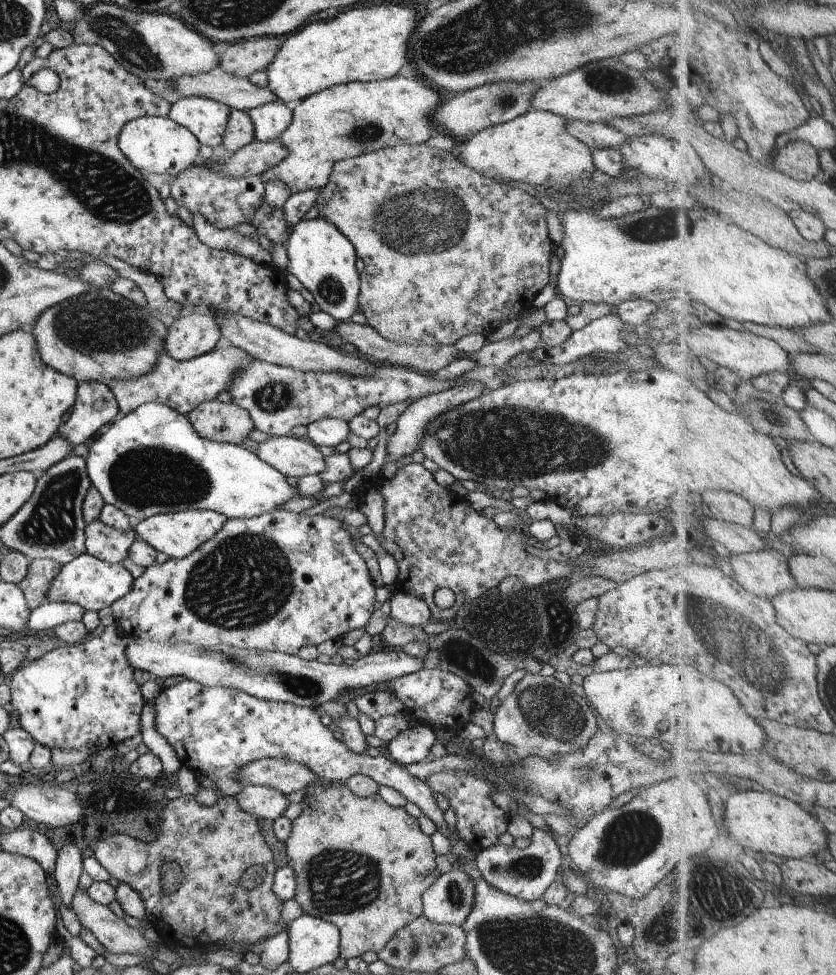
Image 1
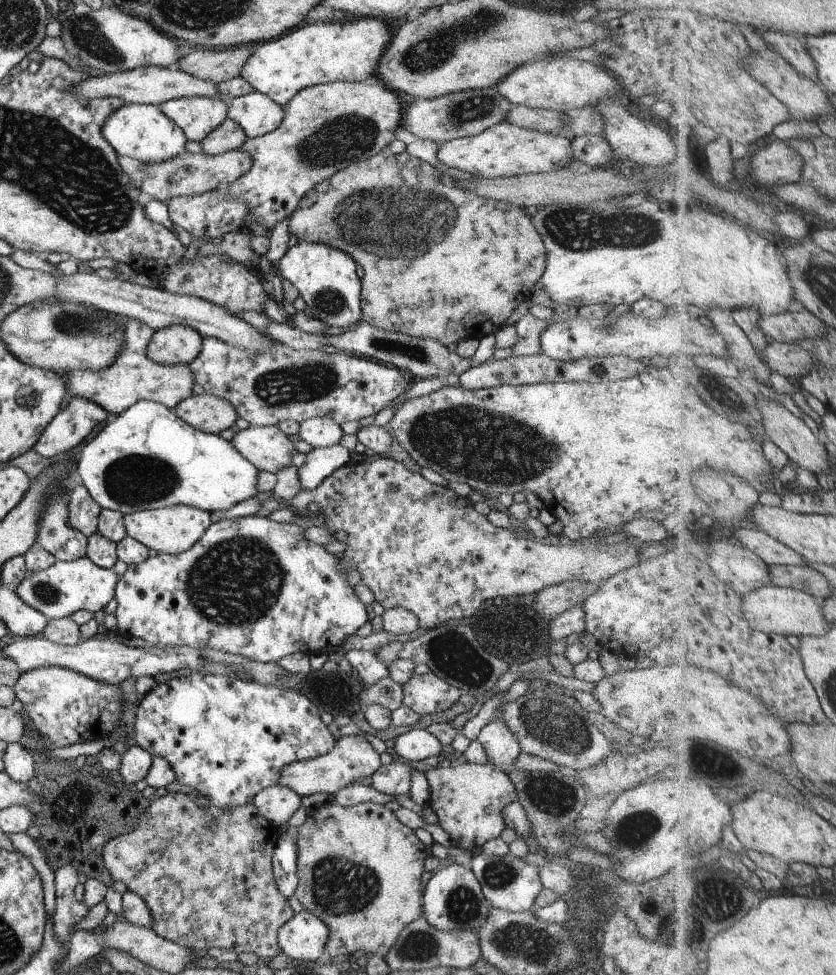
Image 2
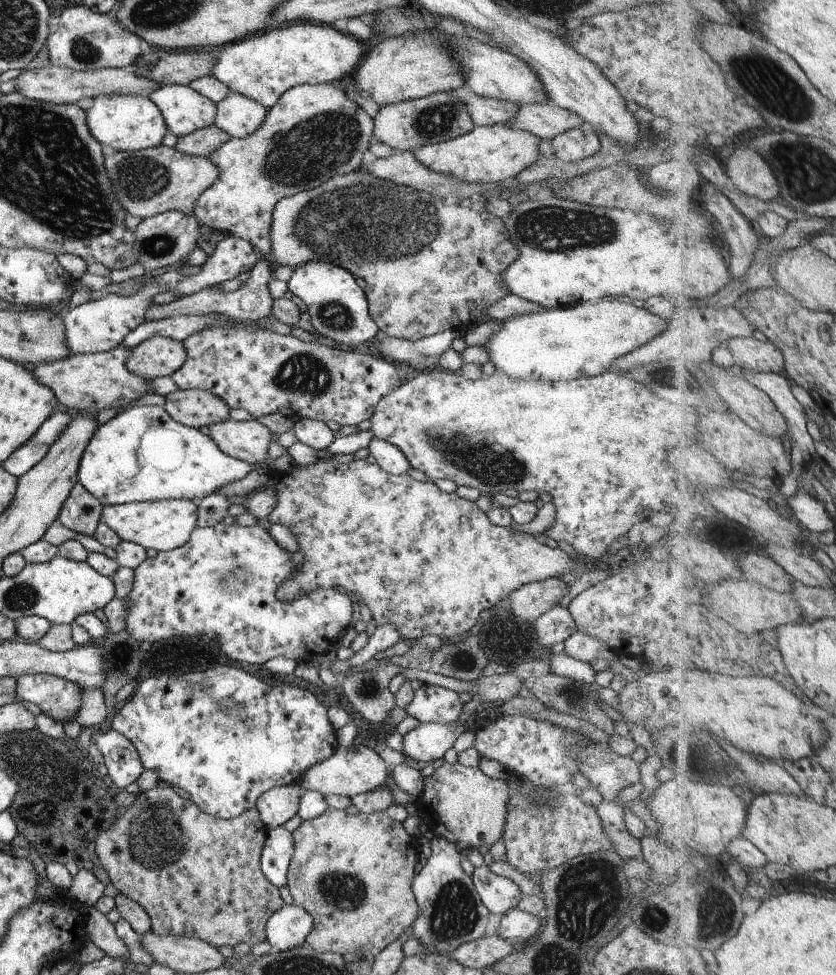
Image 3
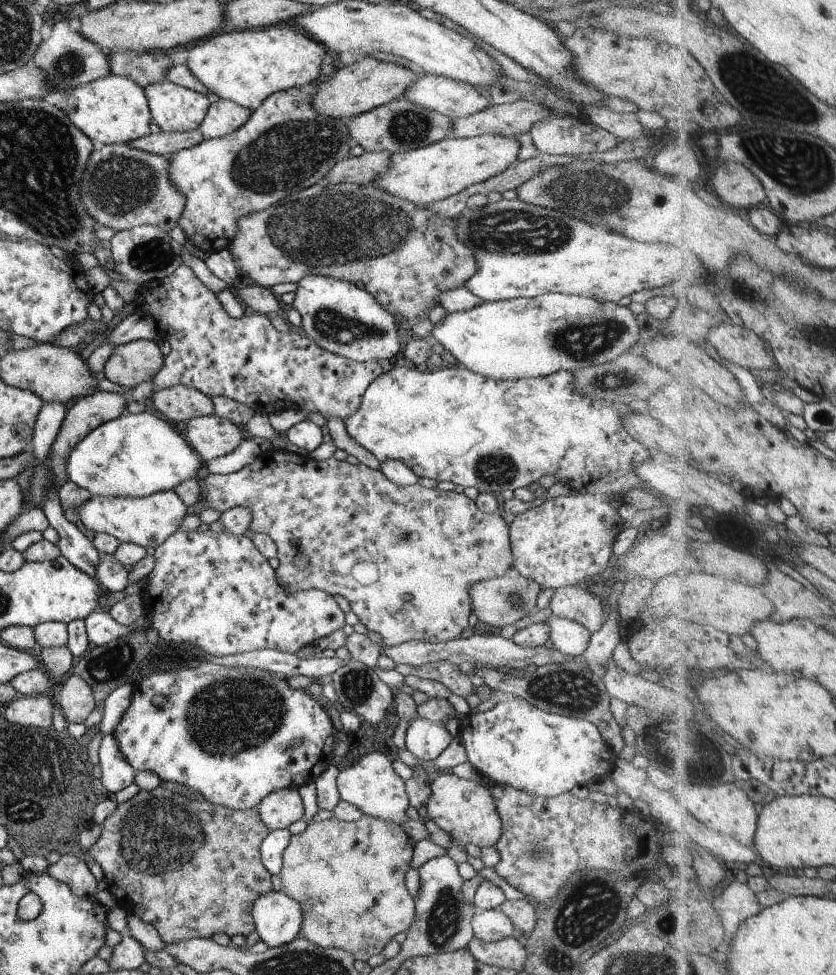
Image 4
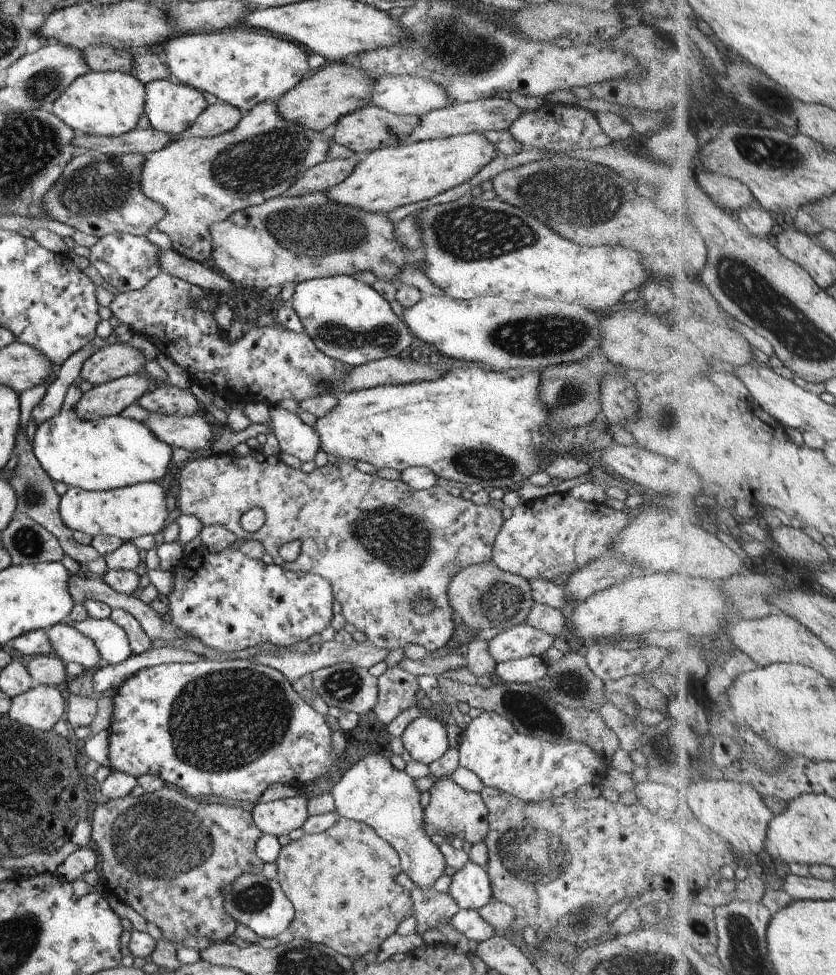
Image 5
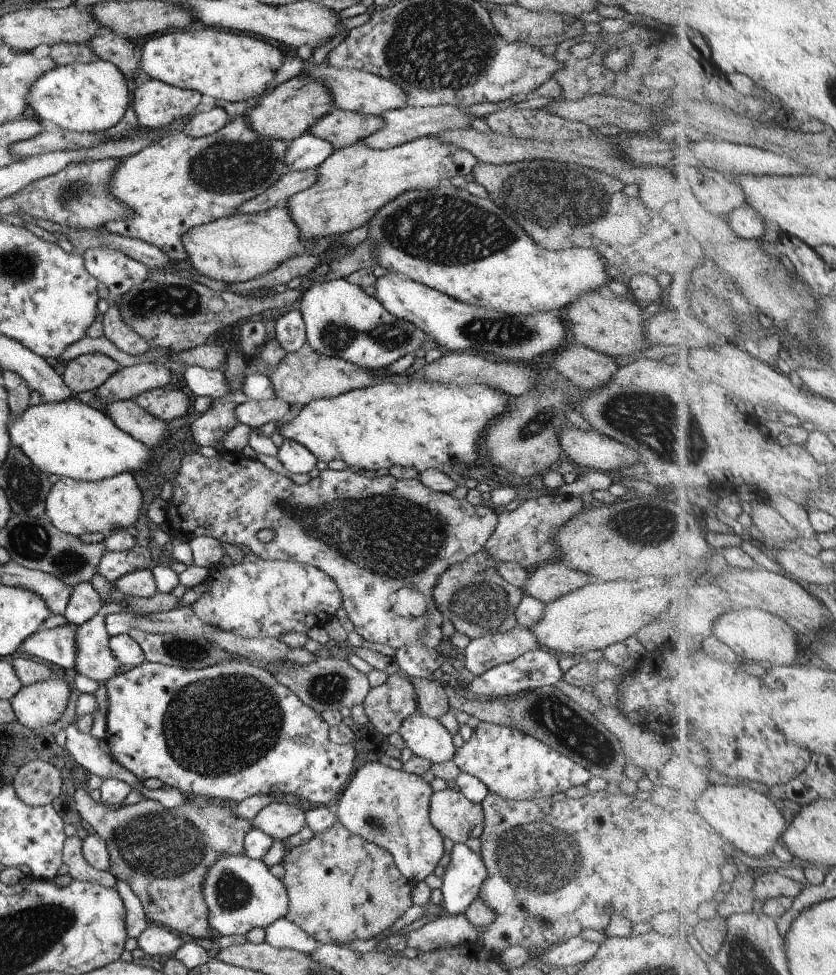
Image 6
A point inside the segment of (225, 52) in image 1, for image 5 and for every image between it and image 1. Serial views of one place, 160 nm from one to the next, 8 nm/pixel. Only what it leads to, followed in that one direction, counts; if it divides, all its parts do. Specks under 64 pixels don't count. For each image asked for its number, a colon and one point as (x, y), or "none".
2: (216, 65)
3: (166, 67)
4: (145, 68)
5: (101, 59)

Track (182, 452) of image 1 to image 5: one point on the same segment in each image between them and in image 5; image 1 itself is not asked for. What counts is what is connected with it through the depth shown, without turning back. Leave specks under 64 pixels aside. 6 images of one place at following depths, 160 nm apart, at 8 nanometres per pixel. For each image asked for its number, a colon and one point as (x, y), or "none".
2: (147, 457)
3: (141, 454)
4: (134, 455)
5: (110, 452)

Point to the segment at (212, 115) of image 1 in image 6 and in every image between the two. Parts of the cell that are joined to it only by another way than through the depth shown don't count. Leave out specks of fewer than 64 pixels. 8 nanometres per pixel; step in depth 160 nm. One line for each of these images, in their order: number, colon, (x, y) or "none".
2: (196, 116)
3: (183, 111)
4: (172, 108)
5: (171, 107)
6: (155, 104)

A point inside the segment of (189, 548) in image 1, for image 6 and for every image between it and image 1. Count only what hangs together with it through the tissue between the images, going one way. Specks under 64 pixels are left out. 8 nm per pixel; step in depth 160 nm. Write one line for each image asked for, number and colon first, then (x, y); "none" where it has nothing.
2: (172, 530)
3: (162, 525)
4: (146, 521)
5: (131, 511)
6: (74, 507)

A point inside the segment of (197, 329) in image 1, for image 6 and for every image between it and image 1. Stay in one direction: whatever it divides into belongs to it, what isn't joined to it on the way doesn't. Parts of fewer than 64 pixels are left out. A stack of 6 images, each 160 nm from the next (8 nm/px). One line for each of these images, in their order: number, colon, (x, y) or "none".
2: (175, 344)
3: (157, 356)
4: (134, 362)
5: (110, 362)
6: (87, 372)

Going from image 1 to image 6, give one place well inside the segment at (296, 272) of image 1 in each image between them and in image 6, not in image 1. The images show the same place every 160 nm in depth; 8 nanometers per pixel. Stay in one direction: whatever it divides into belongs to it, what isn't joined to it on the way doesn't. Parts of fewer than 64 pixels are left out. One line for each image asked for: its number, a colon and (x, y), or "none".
2: (325, 278)
3: (338, 312)
4: (340, 318)
5: (346, 320)
6: (340, 321)

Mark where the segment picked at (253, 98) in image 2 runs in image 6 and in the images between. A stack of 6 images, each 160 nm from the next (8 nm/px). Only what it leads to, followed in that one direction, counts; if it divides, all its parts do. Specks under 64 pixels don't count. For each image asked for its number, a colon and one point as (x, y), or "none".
3: (235, 115)
4: (223, 117)
5: (220, 117)
6: (204, 123)

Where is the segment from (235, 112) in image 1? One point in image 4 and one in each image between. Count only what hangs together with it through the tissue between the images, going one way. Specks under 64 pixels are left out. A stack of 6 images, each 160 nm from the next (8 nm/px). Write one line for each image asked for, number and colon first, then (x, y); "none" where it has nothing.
2: (227, 136)
3: (202, 142)
4: (165, 144)

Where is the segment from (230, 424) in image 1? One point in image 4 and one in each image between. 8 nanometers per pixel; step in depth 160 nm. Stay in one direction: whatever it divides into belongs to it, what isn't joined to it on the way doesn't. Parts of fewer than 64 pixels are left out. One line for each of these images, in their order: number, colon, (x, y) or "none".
2: (207, 413)
3: (197, 408)
4: (178, 403)

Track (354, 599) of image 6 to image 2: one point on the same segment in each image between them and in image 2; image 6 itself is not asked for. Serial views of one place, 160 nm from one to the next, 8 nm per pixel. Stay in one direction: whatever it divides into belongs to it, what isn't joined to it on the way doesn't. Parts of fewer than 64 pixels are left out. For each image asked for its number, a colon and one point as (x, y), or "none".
2: (419, 546)
3: (427, 562)
4: (402, 557)
5: (381, 545)

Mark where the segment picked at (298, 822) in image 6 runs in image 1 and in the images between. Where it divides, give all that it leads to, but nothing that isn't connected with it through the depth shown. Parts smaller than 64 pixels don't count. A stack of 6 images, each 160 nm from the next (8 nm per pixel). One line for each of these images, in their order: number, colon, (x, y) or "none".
1: (262, 802)
2: (275, 803)
3: (276, 806)
4: (278, 810)
5: (279, 817)

